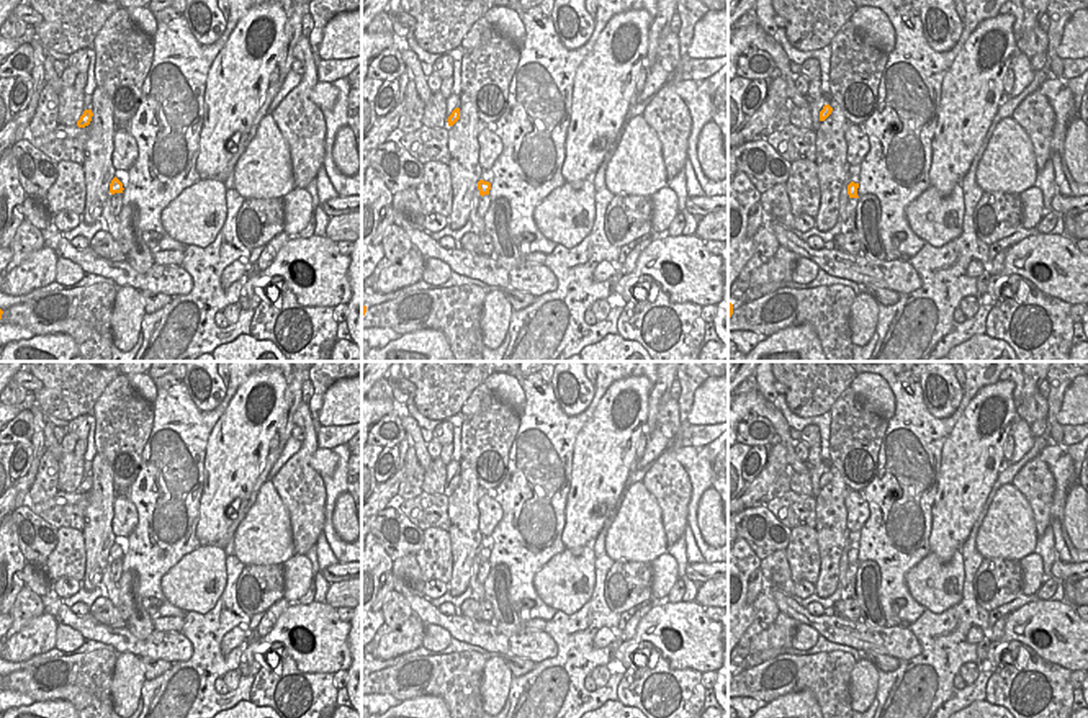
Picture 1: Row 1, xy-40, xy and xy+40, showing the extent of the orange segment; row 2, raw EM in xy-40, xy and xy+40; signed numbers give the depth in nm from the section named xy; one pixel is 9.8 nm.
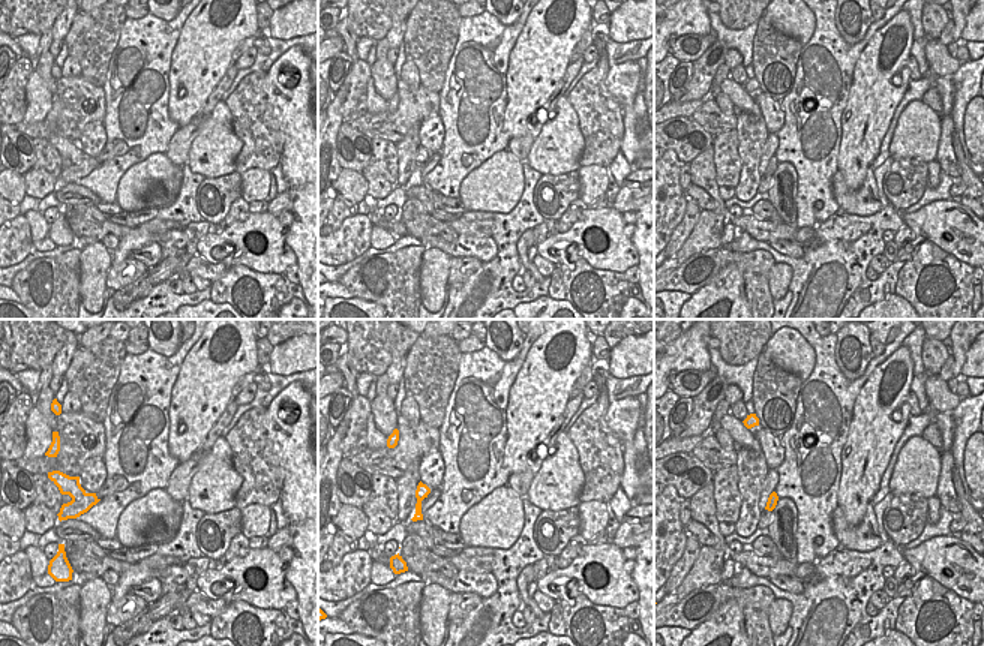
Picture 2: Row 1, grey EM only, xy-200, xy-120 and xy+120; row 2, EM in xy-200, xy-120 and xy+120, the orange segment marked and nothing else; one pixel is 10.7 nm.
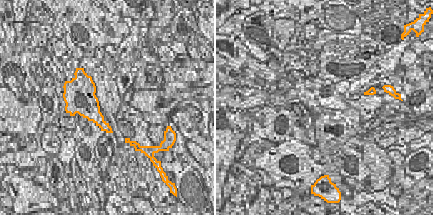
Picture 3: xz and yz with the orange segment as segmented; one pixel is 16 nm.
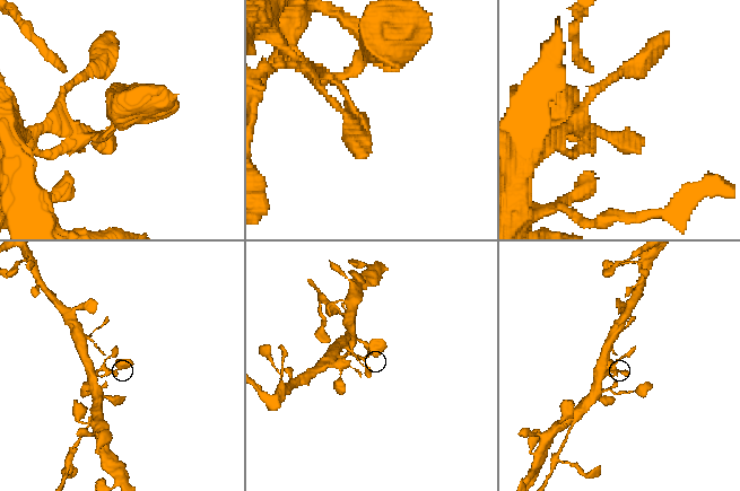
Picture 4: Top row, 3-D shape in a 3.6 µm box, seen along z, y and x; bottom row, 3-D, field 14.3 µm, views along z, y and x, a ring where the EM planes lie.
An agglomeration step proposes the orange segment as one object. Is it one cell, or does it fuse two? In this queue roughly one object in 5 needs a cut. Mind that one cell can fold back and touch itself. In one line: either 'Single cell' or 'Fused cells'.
Single cell

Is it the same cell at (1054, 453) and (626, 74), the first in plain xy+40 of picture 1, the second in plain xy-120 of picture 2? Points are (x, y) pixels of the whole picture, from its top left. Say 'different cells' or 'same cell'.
same cell

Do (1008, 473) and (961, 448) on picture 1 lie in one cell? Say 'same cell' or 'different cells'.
different cells

